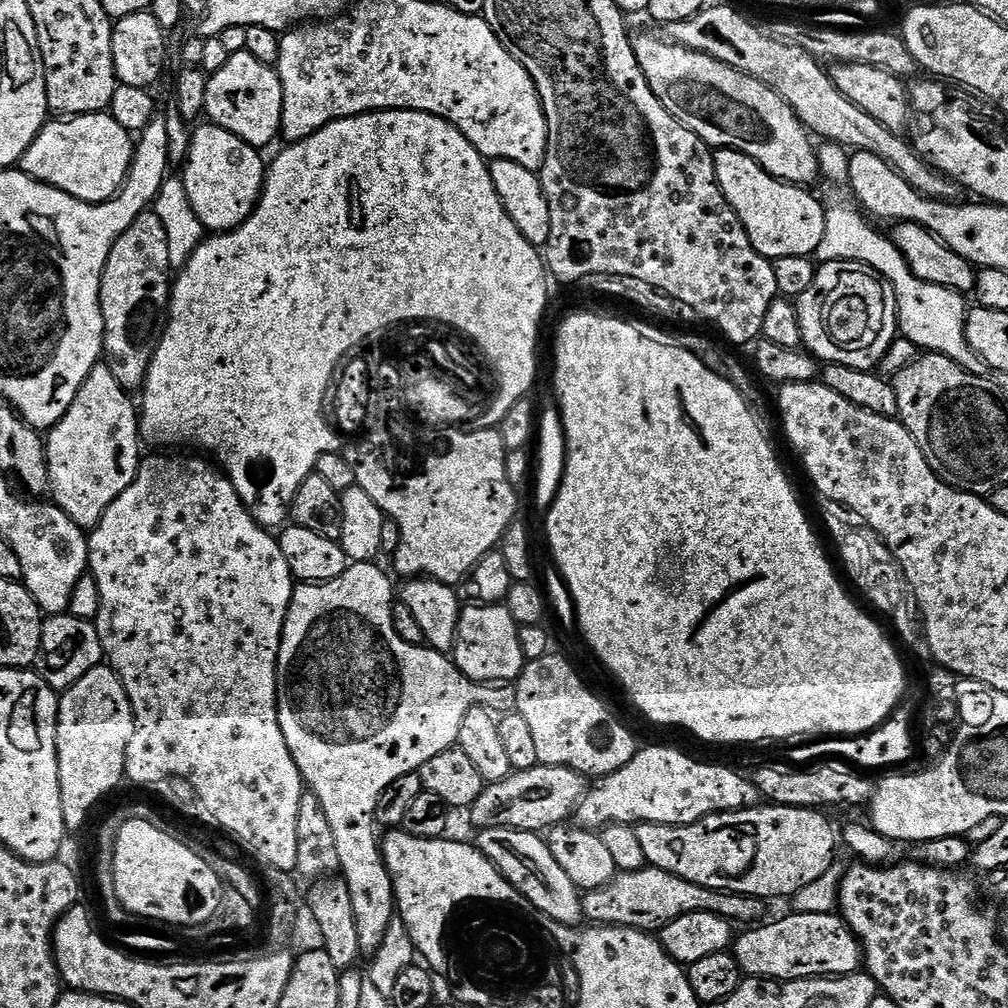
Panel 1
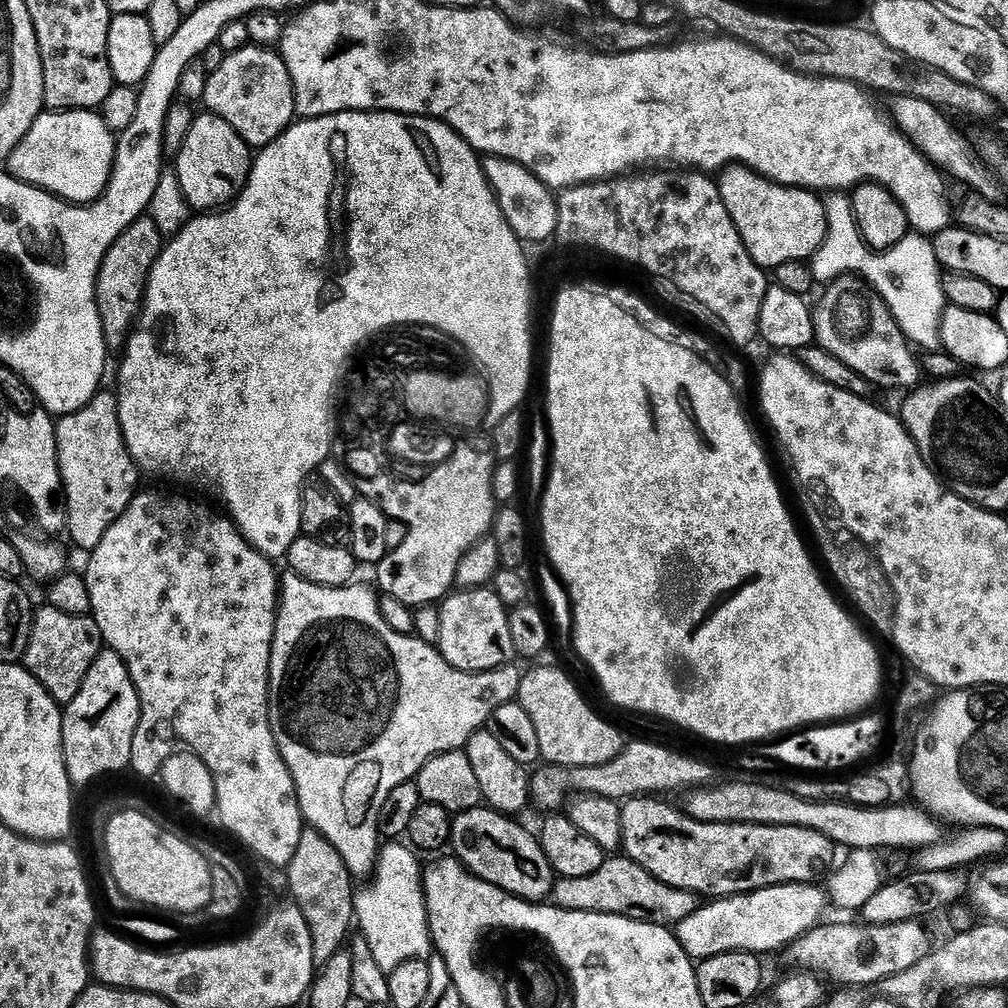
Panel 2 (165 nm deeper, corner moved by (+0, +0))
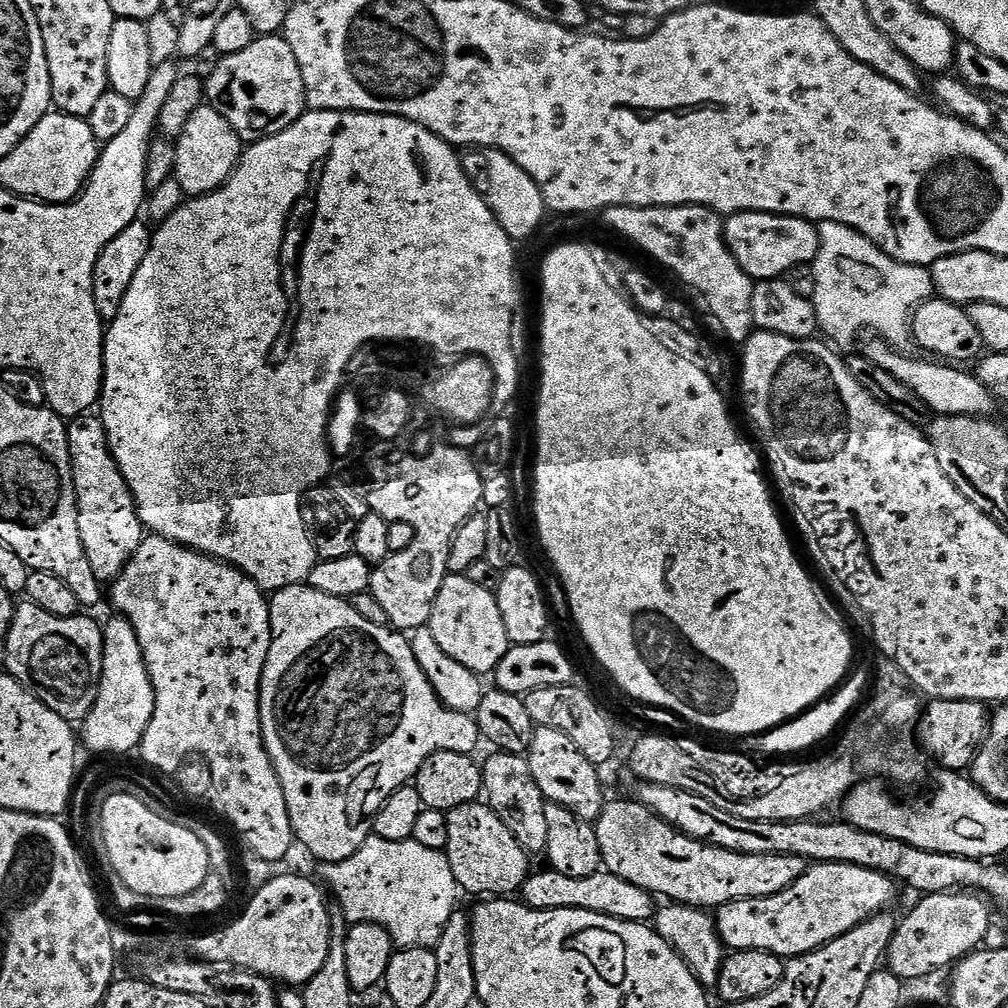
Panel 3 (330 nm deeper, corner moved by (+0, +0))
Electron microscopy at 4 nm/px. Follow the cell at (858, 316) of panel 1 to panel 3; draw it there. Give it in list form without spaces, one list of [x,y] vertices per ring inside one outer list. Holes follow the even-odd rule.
[[[872,338],[866,349],[866,355],[870,362],[882,366],[894,378],[898,378],[904,386],[910,386],[912,390],[928,406],[932,408],[936,416],[982,416],[985,418],[993,415],[992,411],[998,406],[998,400],[993,392],[982,384],[976,374],[971,371],[963,372],[963,367],[953,366],[948,362],[937,362],[935,359],[915,360],[904,350],[897,350],[886,340]]]

